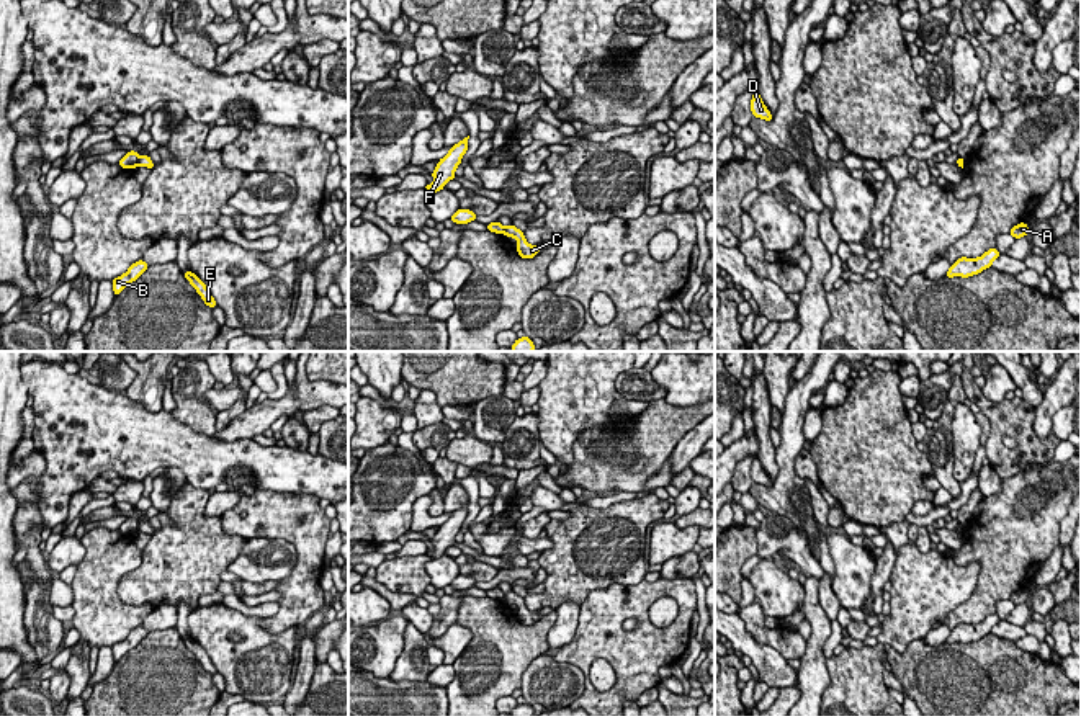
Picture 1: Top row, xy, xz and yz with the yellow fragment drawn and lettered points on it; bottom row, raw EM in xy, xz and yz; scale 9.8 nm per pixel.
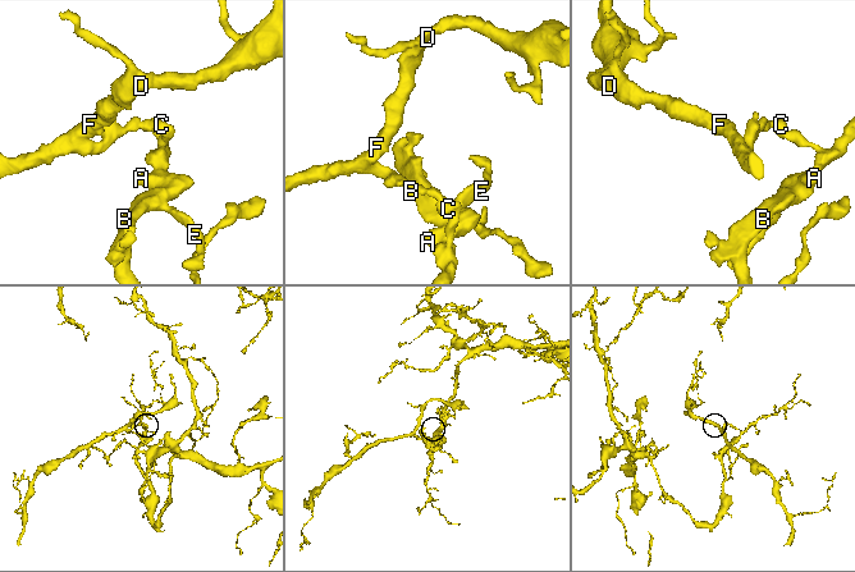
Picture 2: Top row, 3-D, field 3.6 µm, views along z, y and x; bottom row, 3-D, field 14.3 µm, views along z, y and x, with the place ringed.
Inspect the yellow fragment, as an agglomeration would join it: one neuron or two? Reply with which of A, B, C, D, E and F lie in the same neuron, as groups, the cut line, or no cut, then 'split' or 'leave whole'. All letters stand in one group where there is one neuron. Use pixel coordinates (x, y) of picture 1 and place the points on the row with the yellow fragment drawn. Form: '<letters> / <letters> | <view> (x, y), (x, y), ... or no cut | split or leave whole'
A B C E / D F | xz (504, 228), (506, 232) | split

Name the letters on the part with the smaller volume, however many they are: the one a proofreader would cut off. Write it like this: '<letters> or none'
D, F

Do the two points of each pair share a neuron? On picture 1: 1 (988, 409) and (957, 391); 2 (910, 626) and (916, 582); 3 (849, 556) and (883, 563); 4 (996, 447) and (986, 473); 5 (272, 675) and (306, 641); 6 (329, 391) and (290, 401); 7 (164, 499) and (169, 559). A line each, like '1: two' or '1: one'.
1: two
2: one
3: two
4: two
5: two
6: one
7: two

